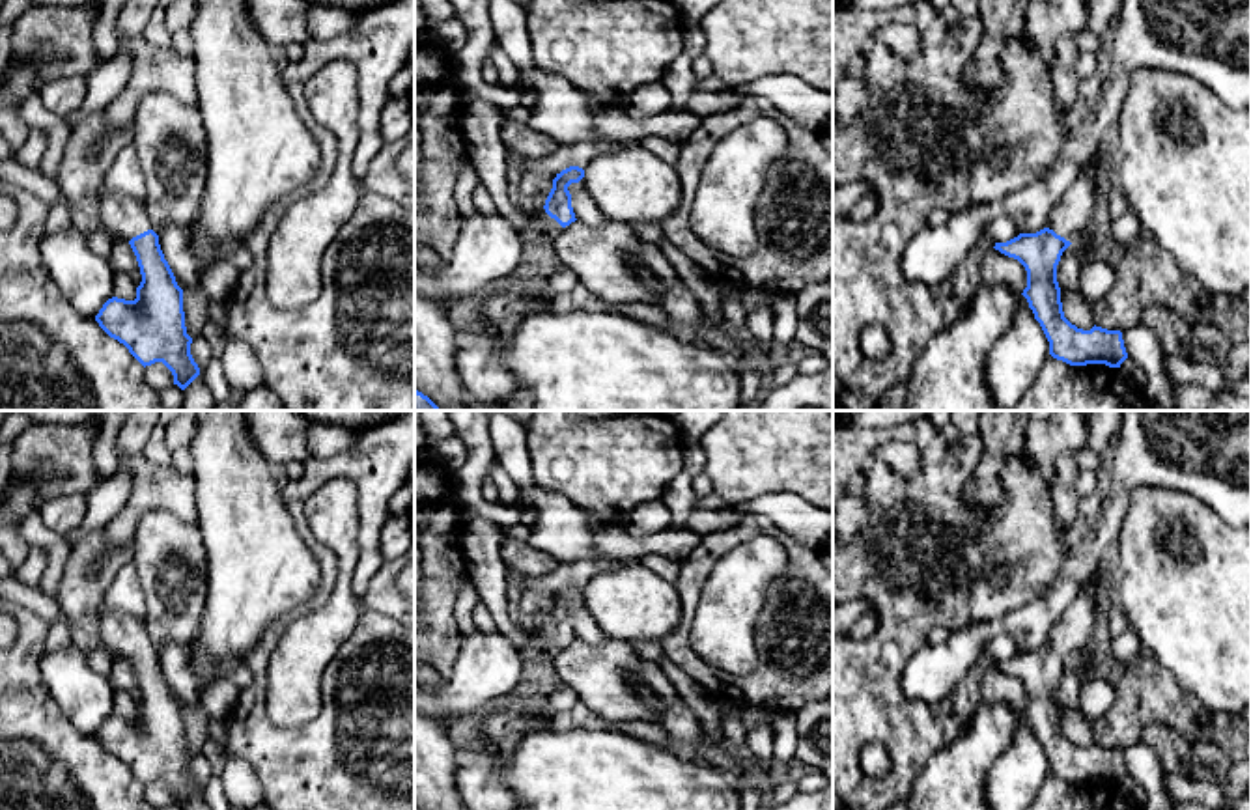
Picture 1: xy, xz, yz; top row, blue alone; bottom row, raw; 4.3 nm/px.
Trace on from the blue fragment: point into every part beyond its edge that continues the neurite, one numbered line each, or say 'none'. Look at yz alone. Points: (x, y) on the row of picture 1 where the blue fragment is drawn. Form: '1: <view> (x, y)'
1: yz (1072, 211)

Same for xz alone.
1: xz (540, 221)

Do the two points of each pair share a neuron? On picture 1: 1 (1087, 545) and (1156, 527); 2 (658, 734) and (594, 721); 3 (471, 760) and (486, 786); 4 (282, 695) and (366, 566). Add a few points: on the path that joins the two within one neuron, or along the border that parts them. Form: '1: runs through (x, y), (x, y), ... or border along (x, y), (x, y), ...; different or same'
1: border along (1128, 495), (1119, 540), (1110, 553); different
2: runs through (643, 730), (609, 725); same
3: runs through (477, 766), (480, 781); same
4: border along (359, 532), (357, 572), (353, 575); different

